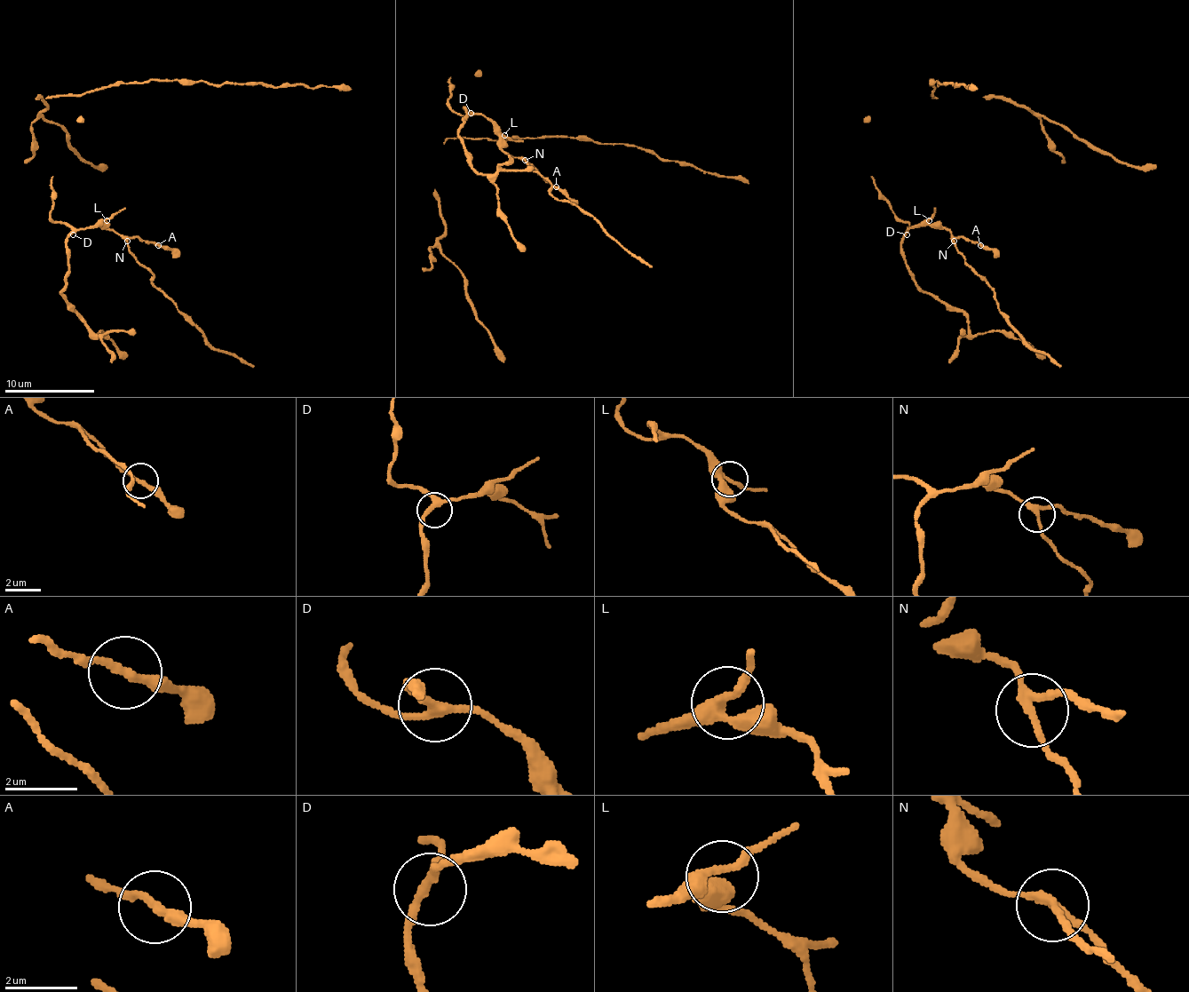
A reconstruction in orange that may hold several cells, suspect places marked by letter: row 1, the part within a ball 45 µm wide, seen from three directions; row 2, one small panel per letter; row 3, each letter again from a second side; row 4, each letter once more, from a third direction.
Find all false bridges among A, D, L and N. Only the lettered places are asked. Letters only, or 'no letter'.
no letter

